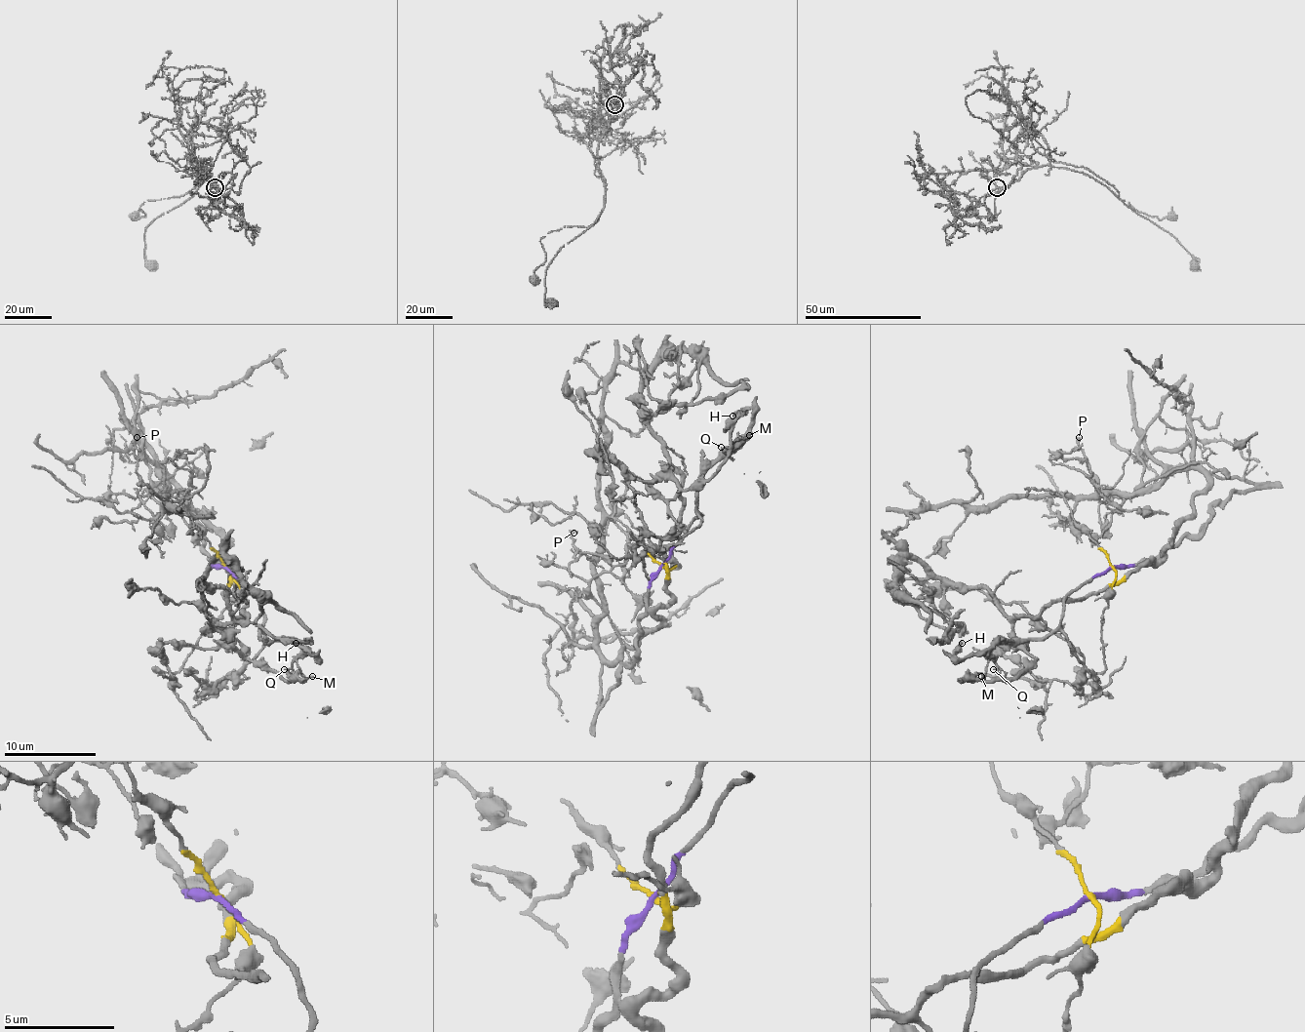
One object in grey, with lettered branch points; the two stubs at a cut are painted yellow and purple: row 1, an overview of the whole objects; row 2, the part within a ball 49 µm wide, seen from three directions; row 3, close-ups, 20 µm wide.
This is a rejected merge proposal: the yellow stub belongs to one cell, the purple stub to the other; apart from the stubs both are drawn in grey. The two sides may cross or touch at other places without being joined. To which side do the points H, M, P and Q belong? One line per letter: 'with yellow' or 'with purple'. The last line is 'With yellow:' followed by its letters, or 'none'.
H: with purple
M: with purple
P: with yellow
Q: with purple
With yellow: P

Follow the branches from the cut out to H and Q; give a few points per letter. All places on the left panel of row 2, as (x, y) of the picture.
H: (224, 567), (257, 597), (264, 624), (261, 638), (294, 641), (314, 659), (296, 643)
Q: (224, 567), (257, 597), (264, 624), (261, 638), (294, 641), (300, 648), (289, 668), (285, 668)

